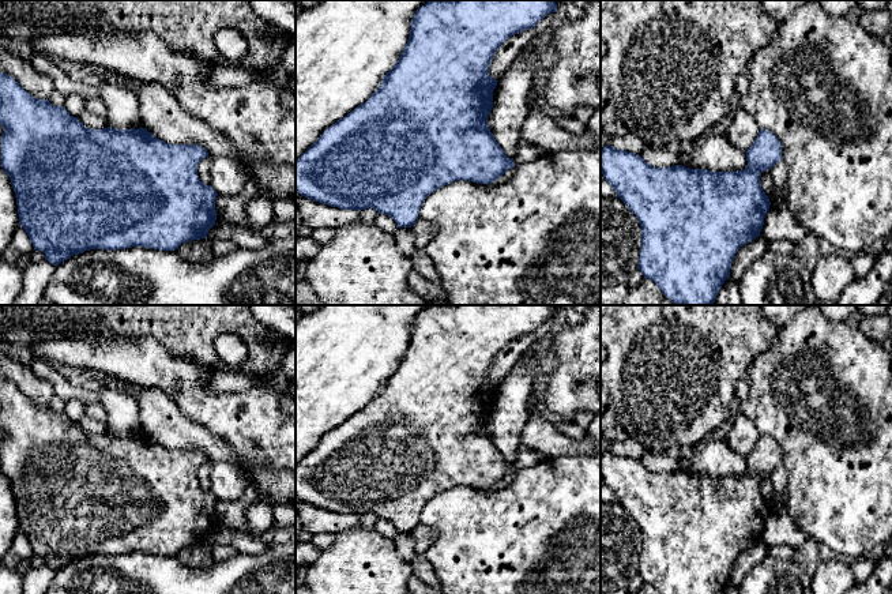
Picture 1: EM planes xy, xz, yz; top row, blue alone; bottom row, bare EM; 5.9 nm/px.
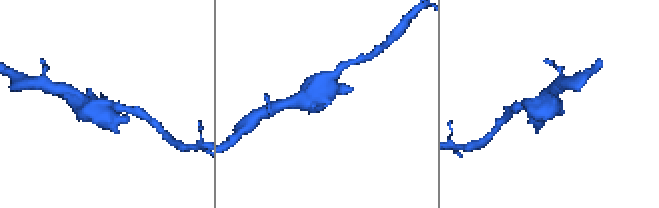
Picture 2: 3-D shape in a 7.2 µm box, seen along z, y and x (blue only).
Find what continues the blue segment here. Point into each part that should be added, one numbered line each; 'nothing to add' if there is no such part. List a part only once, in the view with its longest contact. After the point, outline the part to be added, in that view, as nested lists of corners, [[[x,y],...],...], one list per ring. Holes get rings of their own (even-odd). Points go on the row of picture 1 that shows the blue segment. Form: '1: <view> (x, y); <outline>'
nothing to add

